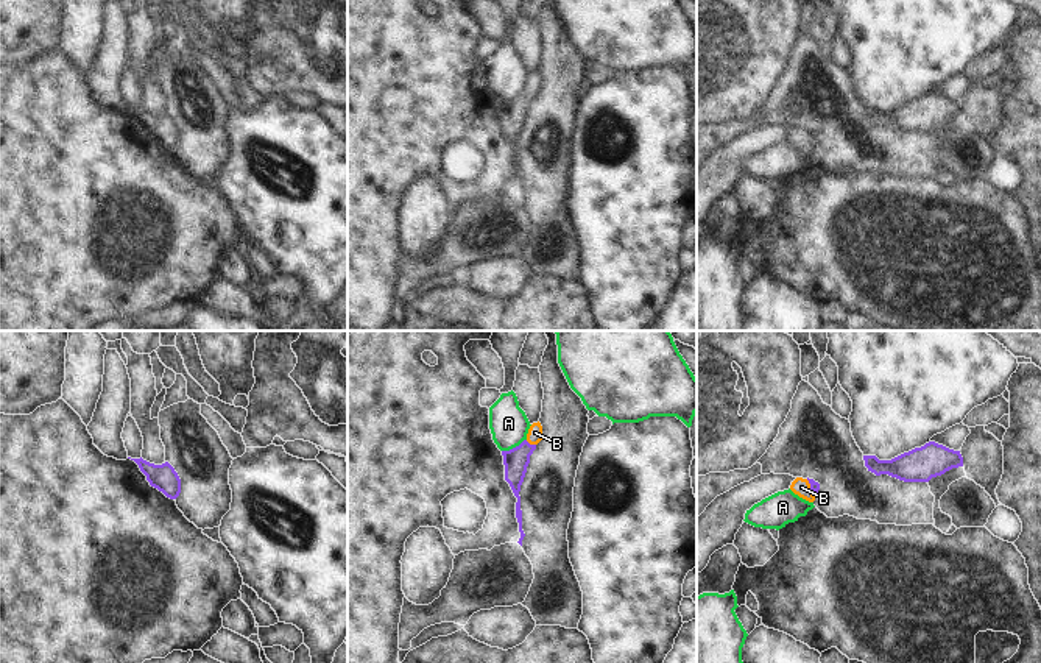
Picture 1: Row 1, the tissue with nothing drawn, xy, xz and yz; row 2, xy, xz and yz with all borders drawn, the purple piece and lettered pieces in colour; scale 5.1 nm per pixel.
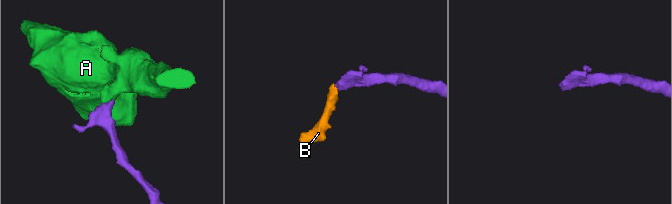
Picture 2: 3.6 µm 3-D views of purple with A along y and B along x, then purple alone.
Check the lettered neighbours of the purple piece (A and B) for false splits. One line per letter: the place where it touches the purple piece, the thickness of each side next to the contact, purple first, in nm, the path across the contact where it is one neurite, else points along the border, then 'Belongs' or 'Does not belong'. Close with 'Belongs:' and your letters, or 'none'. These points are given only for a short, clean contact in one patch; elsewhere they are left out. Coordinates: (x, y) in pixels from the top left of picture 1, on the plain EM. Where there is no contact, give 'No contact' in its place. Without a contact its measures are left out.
A: Touches purple at xz (513, 99). Thickness 130 nm (purple) against 200 nm. Boundary: xz (525, 89), (502, 102). Does not belong
B: Touches purple at xz (529, 94). Thickness 130 nm (purple) against 80 nm. Path across: xz (516, 111), (529, 94), (535, 83). Belongs
Belongs: B

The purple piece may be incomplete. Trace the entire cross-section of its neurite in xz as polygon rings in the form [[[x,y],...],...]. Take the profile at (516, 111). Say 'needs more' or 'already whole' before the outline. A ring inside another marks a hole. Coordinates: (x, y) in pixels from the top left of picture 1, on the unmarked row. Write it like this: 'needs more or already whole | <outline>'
needs more | [[[533,73],[528,80],[527,89],[516,98],[510,101],[502,101],[503,115],[505,115],[505,131],[510,134],[514,147],[517,148],[516,153],[516,168],[519,173],[519,195],[522,197],[522,190],[525,187],[522,181],[522,161],[520,161],[520,136],[524,133],[527,117],[530,114],[530,106],[536,100],[536,95],[542,90],[542,76],[541,73]]]

